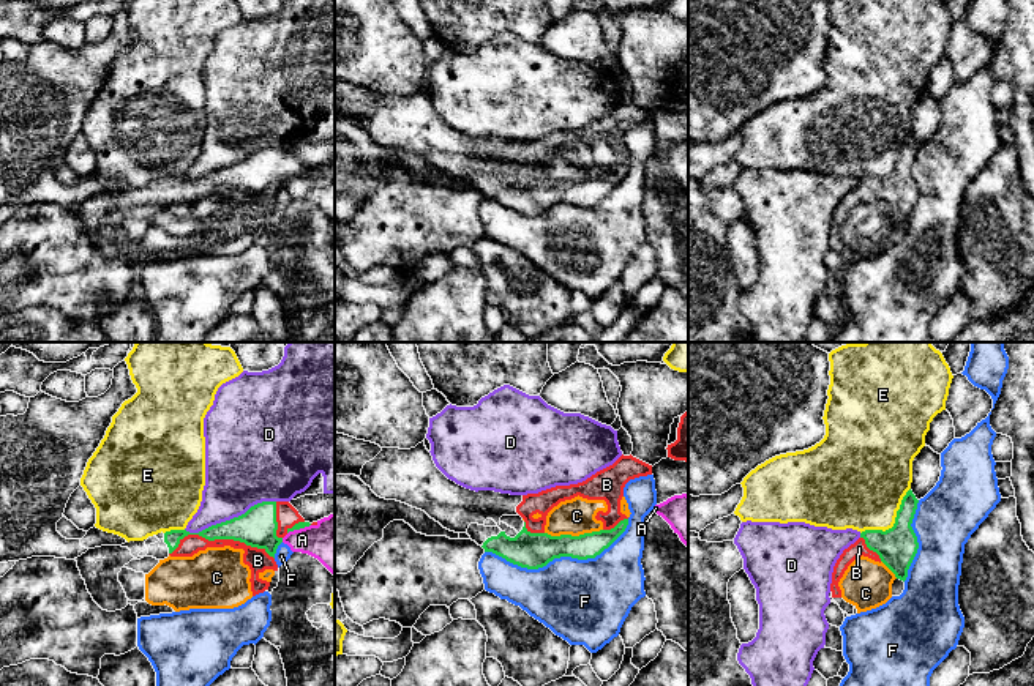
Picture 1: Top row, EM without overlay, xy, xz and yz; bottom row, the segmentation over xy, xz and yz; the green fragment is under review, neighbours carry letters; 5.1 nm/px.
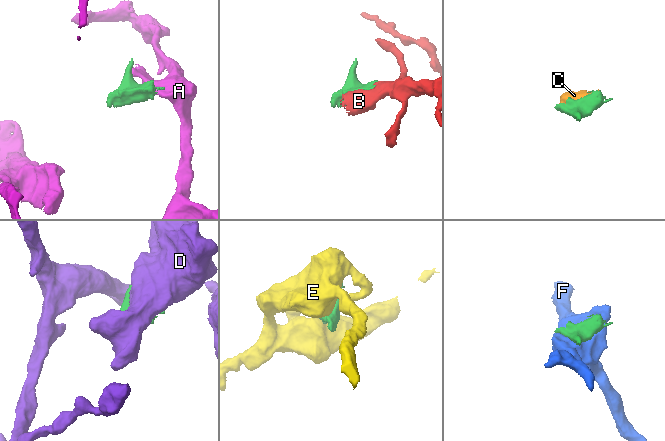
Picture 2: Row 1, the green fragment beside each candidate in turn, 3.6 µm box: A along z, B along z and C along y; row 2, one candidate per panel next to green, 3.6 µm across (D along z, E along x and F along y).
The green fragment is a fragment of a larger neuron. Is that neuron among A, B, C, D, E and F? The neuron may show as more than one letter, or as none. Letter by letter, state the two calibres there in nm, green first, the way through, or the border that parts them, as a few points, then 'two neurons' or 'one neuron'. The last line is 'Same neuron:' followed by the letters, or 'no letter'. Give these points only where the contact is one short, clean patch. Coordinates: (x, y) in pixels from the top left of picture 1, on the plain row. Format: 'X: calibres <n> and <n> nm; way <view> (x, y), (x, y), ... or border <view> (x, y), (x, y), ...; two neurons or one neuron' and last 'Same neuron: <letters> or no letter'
A: calibres 40 and 240 nm; two neurons
B: calibres 190 and 120 nm; one neuron
C: calibres 190 and 190 nm; one neuron
D: calibres 190 and 360 nm; two neurons
E: calibres 200 and 420 nm; two neurons
F: calibres 190 and 420 nm; two neurons
Same neuron: B, C

